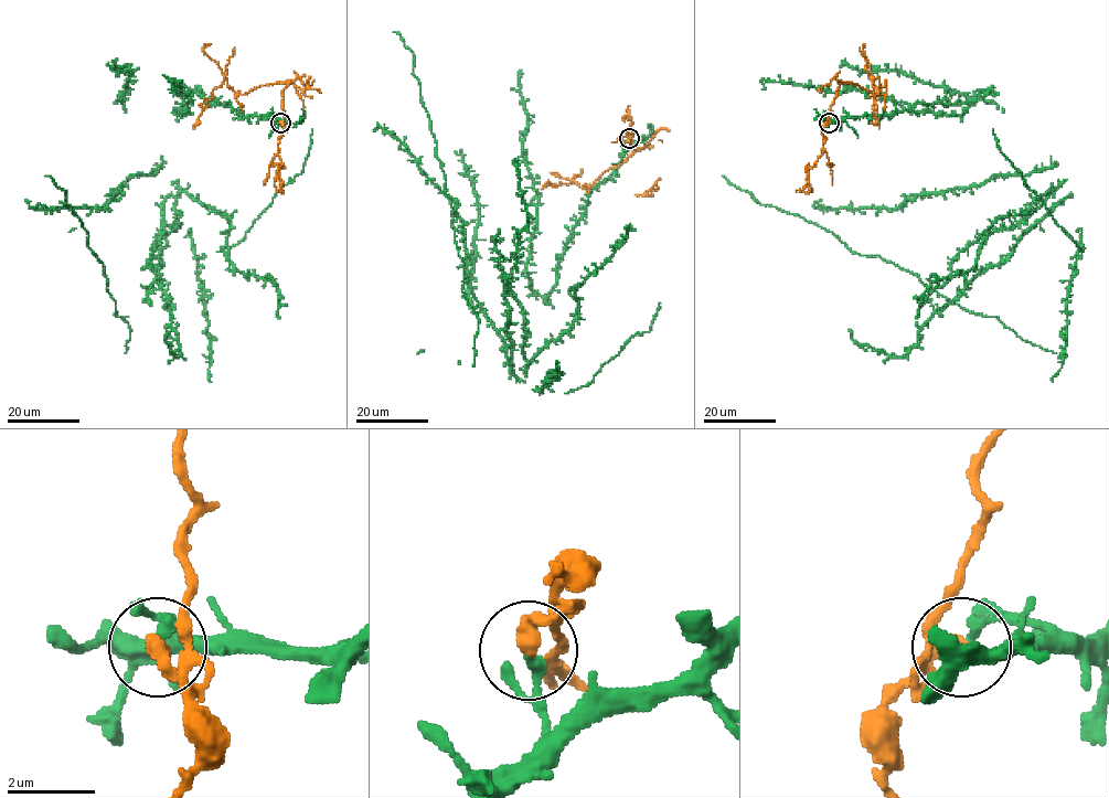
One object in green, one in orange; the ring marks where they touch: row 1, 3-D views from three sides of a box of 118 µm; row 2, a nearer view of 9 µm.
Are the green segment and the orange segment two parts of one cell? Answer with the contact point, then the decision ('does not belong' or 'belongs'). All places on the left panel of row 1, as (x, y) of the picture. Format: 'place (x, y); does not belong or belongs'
place (280, 123); does not belong

